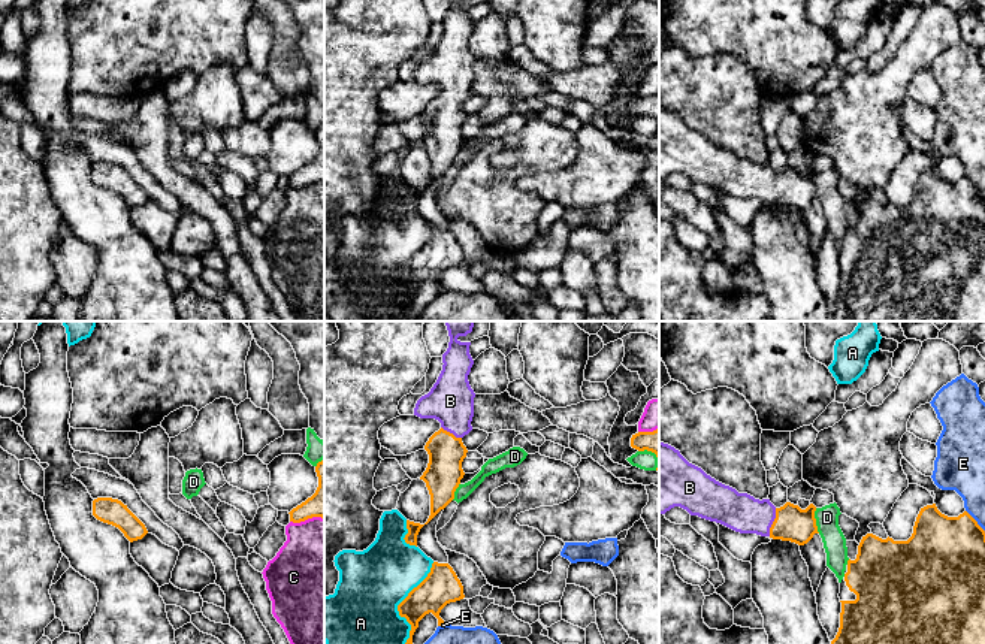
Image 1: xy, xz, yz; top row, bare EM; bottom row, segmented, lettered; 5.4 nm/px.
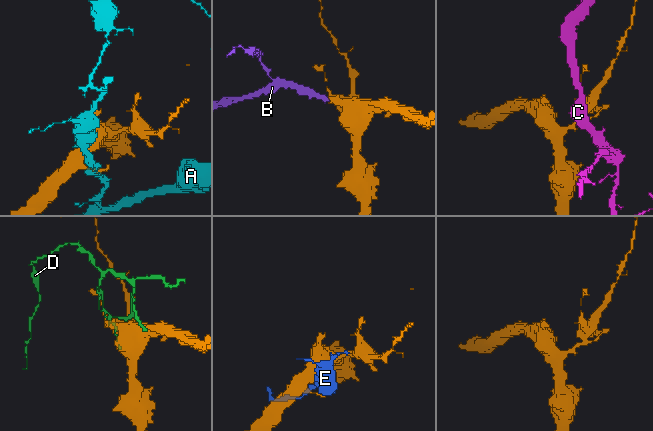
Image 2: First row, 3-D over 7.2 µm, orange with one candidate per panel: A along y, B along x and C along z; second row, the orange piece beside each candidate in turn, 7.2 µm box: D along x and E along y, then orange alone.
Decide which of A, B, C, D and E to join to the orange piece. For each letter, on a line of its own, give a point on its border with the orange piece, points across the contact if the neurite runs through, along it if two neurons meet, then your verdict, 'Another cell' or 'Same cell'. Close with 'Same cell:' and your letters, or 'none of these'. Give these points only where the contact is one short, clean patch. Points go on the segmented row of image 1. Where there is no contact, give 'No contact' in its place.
A: Touches orange at xz (399, 604). Another cell
B: Touches orange at yz (773, 522). Path across: yz (791, 523), (773, 522), (739, 511). Same cell
C: Touches orange at xy (307, 519). Another cell
D: Touches orange at yz (815, 520). Another cell
E: Touches orange at xz (441, 625). Another cell
Same cell: B

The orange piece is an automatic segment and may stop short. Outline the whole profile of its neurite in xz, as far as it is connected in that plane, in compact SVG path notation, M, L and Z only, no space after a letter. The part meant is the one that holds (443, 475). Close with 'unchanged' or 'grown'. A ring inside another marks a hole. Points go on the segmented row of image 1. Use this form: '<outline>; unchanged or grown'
M474 321L444 323L450 342L442 354L442 371L430 391L417 400L414 408L414 415L441 423L441 429L424 445L429 463L420 480L426 483L430 495L430 515L424 524L454 499L465 475L462 462L468 453L462 438L472 430L474 417L475 393L468 381L474 365L471 342L457 339L472 332Z; grown

